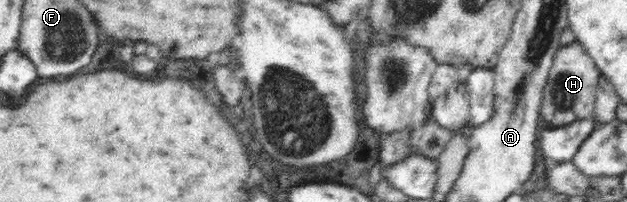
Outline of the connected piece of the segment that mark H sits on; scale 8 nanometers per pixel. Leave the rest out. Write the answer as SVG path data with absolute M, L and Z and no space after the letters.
M577 41L563 45L554 56L553 64L548 74L541 109L541 122L545 122L546 128L562 127L593 117L594 105L598 94L598 82L601 80L601 72L595 61L587 54L587 51Z

